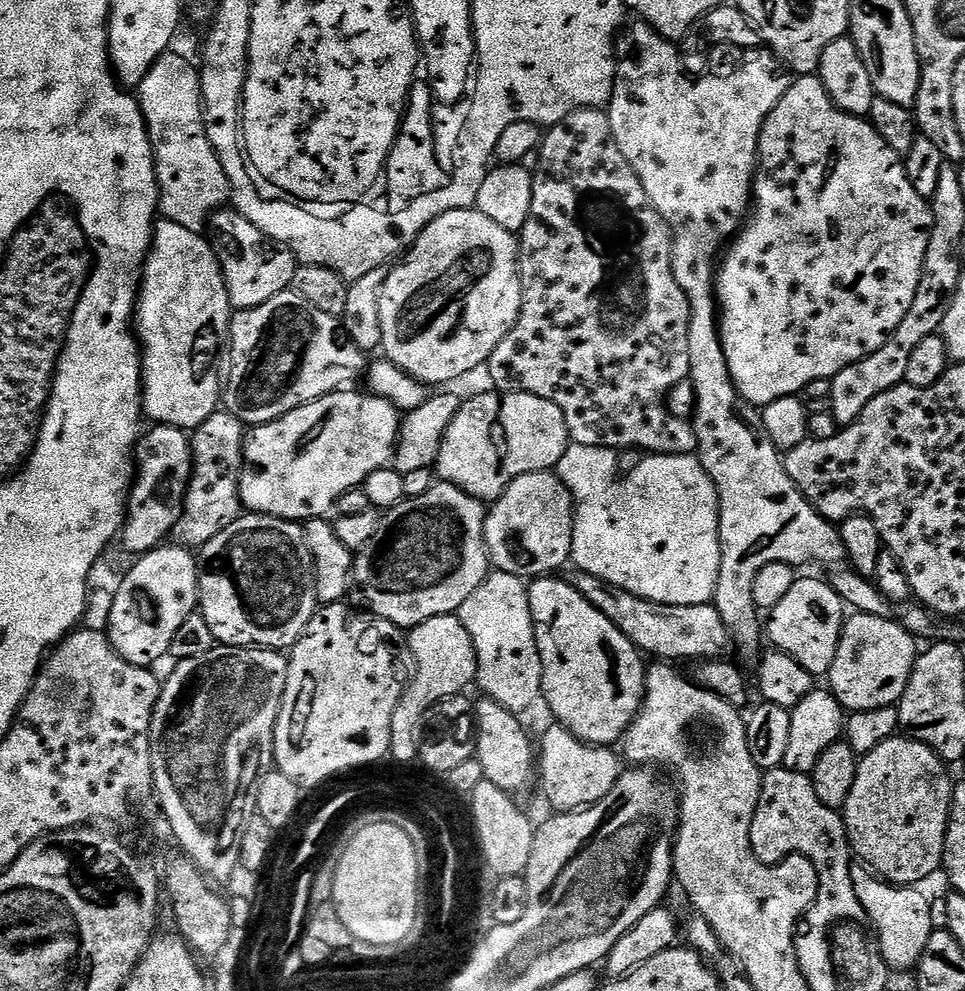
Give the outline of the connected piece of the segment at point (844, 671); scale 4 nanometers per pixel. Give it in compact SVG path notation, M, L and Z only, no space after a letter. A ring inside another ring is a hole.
M865 612L852 614L845 619L838 654L834 654L834 666L826 680L832 683L829 684L831 692L849 713L890 708L899 705L917 655L916 637L897 624L895 619L887 620Z

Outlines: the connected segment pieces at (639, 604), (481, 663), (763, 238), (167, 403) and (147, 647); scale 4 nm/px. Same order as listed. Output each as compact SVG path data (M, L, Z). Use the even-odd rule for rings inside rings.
M582 571L571 577L571 584L579 590L582 598L586 598L630 642L635 648L640 649L645 657L655 658L660 662L680 662L676 660L719 660L727 657L733 647L732 636L728 628L722 622L722 614L718 614L715 603L699 604L698 606L670 606L650 602L646 598L638 598L638 594L630 594L630 590L622 590L602 578L594 578L594 574L586 574Z
M491 571L482 586L478 590L474 590L474 593L470 594L469 598L466 598L466 602L462 604L456 615L462 624L466 626L467 633L470 634L471 640L474 642L477 667L475 681L477 686L479 685L482 688L483 692L481 693L485 697L498 702L502 707L510 709L517 714L524 713L523 711L528 709L536 700L538 702L542 694L541 682L544 671L542 670L541 654L537 648L536 631L533 628L533 616L530 614L528 587L525 579L521 576L506 574L505 572Z
M797 75L795 79L789 83L778 106L774 106L762 126L759 171L754 177L754 215L745 223L738 239L731 245L732 253L730 248L723 257L716 274L720 341L724 347L728 369L741 398L747 404L757 406L803 393L810 382L831 380L846 366L878 351L891 338L894 330L898 330L902 318L906 318L906 310L910 310L914 302L914 294L918 294L918 282L924 273L924 259L932 233L931 203L922 199L918 190L910 186L902 157L890 150L886 142L882 142L882 134L878 134L878 130L874 130L872 123L865 117L843 112L830 98L819 75Z
M157 219L152 251L142 269L142 283L134 309L134 332L142 349L144 378L144 416L157 425L169 424L185 430L194 430L210 414L218 410L222 400L222 376L212 367L220 352L220 339L225 339L234 309L224 281L224 269L216 256L216 249L201 233L186 230L178 222Z
M183 546L156 547L150 552L141 555L129 576L122 582L122 588L111 597L112 609L108 612L106 631L108 641L114 650L126 662L134 666L152 668L163 656L167 657L172 651L174 634L197 611L200 602L200 569L191 551Z

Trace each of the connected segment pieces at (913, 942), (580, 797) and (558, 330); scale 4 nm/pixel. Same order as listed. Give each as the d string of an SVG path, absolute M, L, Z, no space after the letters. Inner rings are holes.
M856 862L852 866L852 885L854 894L858 894L858 902L866 910L875 939L880 946L880 953L889 969L915 969L922 958L922 950L926 950L926 942L930 942L930 934L934 930L930 922L929 897L924 897L919 887L897 886L881 878L871 868Z
M549 724L544 737L538 740L538 780L544 783L544 796L552 810L560 814L578 812L606 798L620 777L621 757L616 757L611 747L585 744L569 728Z
M580 108L577 112L570 113L565 120L551 125L543 133L542 143L538 149L538 157L540 161L534 167L534 175L532 178L532 205L530 206L530 214L526 226L518 233L518 243L520 246L520 281L522 282L522 310L518 314L518 322L514 322L514 326L506 334L506 338L502 338L502 342L498 342L498 346L494 350L494 354L490 354L486 365L486 373L493 380L495 387L501 392L525 392L526 394L534 394L538 398L546 398L546 402L554 402L554 406L558 406L558 410L562 410L562 414L566 418L566 426L571 443L581 444L582 446L602 446L613 450L621 449L640 449L645 454L682 454L683 456L691 456L697 451L695 427L687 419L675 417L669 412L666 403L666 397L672 388L678 386L679 383L689 379L688 371L690 370L690 302L686 298L686 294L682 290L682 286L678 286L678 282L674 278L674 266L672 265L672 228L662 218L662 214L650 202L650 198L646 194L646 190L642 186L642 182L638 178L638 174L634 174L634 170L630 166L630 162L626 162L626 158L622 158L622 150L618 150L618 142L614 142L614 134L610 130L610 118L604 108Z

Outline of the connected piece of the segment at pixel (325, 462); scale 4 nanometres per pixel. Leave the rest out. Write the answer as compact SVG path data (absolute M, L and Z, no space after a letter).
M352 390L331 392L329 396L290 410L269 424L257 424L247 433L244 466L240 470L240 503L249 513L297 522L327 517L341 494L361 487L374 470L391 465L396 440L400 437L400 409L367 391L348 391Z

